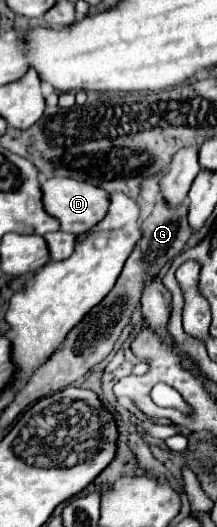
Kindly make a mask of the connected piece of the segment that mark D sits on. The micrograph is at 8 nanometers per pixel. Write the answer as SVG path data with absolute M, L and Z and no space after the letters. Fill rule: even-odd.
M48 179L46 183L42 183L42 201L46 211L56 217L62 225L62 231L68 233L86 233L90 231L90 227L94 227L96 223L100 223L108 211L108 191L102 191L100 187L94 187L90 183L84 181L76 181L76 179Z

